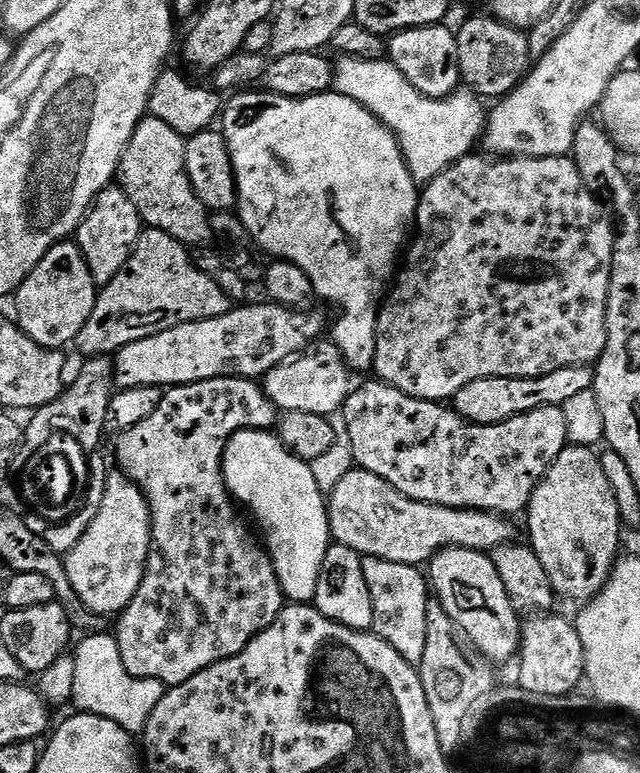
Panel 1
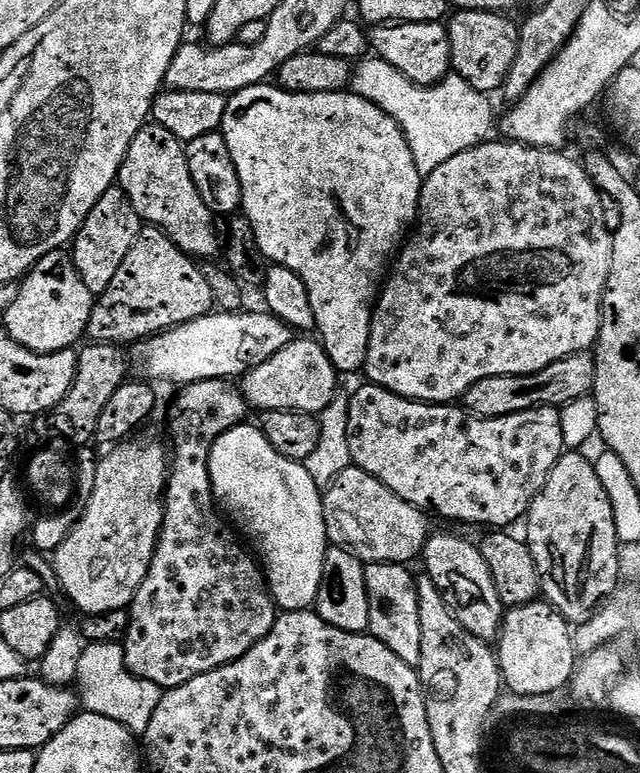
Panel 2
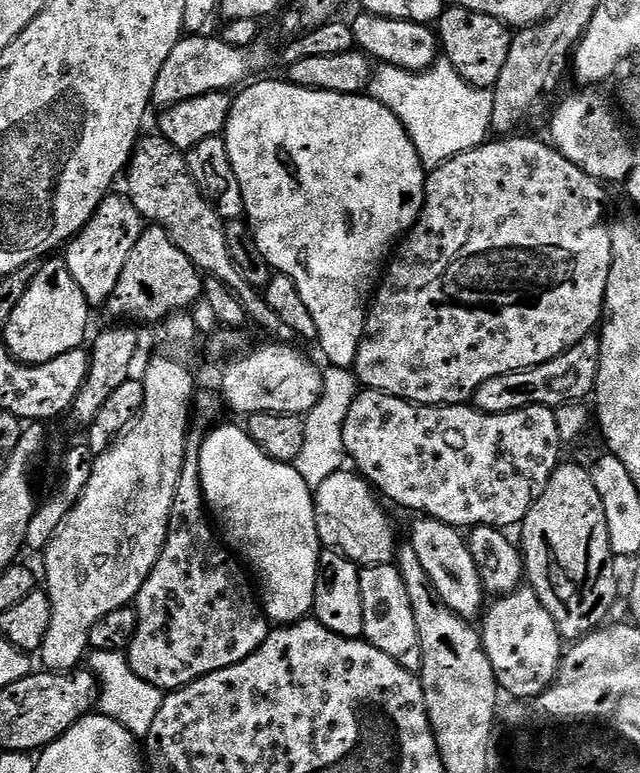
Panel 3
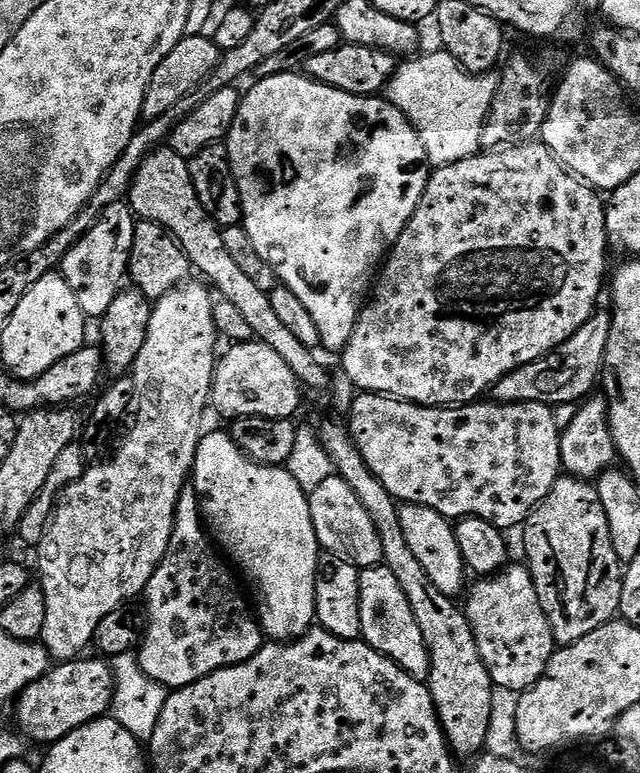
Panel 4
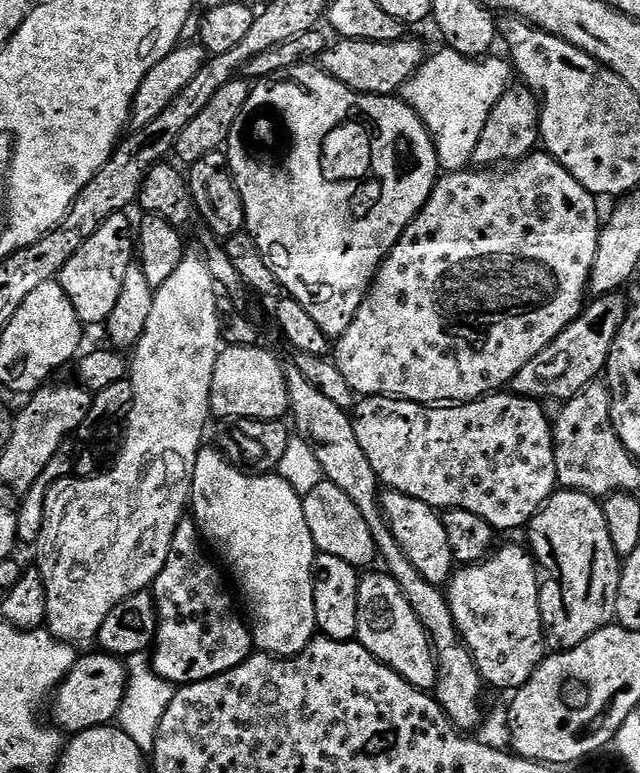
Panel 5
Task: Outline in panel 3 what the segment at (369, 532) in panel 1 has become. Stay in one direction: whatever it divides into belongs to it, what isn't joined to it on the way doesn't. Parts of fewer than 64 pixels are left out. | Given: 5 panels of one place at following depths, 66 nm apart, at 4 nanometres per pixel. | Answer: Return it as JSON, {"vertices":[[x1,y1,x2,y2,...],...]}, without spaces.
{"vertices":[[352,470,330,474,330,478,322,482,322,486,314,489,314,499,316,525,320,543,325,549,341,552,357,566,393,563,398,551,398,539,396,540,396,532,392,529,392,520,384,513,385,505,363,476]]}

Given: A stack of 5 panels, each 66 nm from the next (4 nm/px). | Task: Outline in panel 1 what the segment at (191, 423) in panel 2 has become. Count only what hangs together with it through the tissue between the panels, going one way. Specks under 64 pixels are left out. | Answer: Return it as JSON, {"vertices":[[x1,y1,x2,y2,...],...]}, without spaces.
{"vertices":[[219,376,209,380,199,380,193,384,177,384,169,387,160,397,158,410,146,418,146,422,138,422,134,430,115,433,116,440,116,464,121,473,128,479,135,482,144,492,148,499,148,509,152,515,152,551,148,553,148,565,144,568,144,577,134,594,134,598,124,607,123,612,119,613,117,624,114,624,114,635,116,645,122,654,122,666,134,674,134,678,154,678,165,686,175,686,194,678,202,670,222,662,226,658,234,658,246,650,246,646,266,626,278,618,278,614,286,606,284,591,278,582,278,574,274,570,272,560,268,557,265,545,254,535,253,529,244,525,244,520,236,516,238,511,232,495,228,492,228,487,224,481,224,447,228,444,228,439,235,432,244,432,248,428,257,430,275,429,278,423,278,409,274,402,265,394,263,387,255,379,242,376]]}

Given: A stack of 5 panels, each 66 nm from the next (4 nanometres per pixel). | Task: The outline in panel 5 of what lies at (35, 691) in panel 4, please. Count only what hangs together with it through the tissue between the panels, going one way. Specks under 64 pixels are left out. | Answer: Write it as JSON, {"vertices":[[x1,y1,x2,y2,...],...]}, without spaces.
{"vertices":[[93,650,89,656,81,655,68,671,68,677,56,689,51,701,55,727,61,733,75,734,111,725,119,717,127,685,128,665,121,657,110,656,99,650]]}

